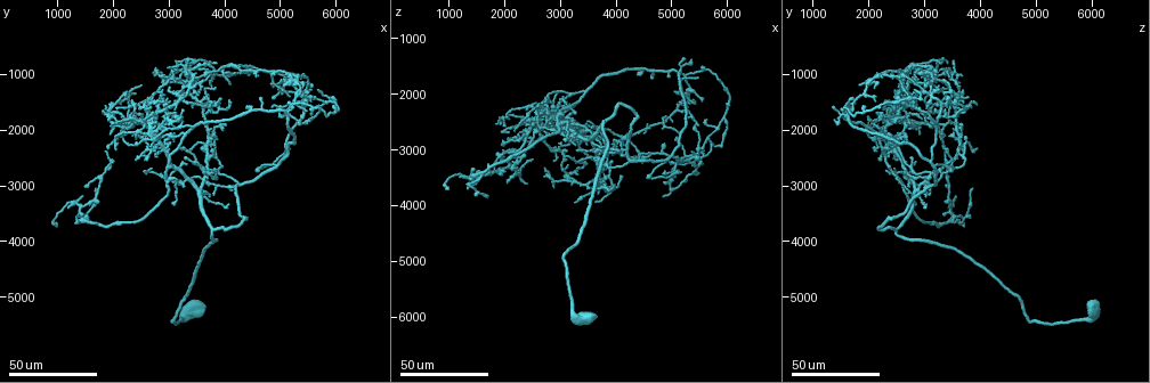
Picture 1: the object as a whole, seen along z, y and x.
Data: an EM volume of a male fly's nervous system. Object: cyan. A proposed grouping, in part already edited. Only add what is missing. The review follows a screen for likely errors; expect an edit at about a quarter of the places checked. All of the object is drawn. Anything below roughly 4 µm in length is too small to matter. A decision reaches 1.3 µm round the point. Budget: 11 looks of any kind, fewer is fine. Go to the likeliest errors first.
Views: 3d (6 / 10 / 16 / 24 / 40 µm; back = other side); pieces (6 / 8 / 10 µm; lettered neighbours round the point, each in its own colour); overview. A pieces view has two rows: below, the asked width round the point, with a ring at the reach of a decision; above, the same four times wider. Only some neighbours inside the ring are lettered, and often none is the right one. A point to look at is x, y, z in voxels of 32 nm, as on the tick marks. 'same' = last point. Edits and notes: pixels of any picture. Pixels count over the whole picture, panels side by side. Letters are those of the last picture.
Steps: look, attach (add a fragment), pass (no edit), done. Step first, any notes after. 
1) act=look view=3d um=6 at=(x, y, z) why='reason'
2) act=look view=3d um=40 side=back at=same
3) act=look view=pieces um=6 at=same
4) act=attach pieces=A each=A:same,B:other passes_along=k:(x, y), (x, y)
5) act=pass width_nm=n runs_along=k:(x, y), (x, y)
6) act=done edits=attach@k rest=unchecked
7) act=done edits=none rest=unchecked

act=look view=3d um=40 at=(1450, 3200, 3550) why='free end'

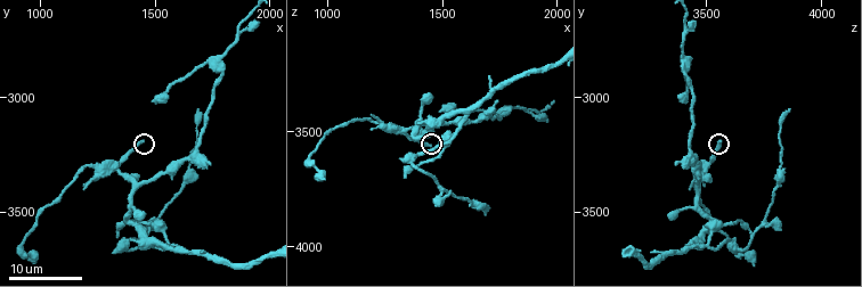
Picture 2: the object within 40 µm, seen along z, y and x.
act=look view=pieces um=10 at=(1450, 3200, 3560)

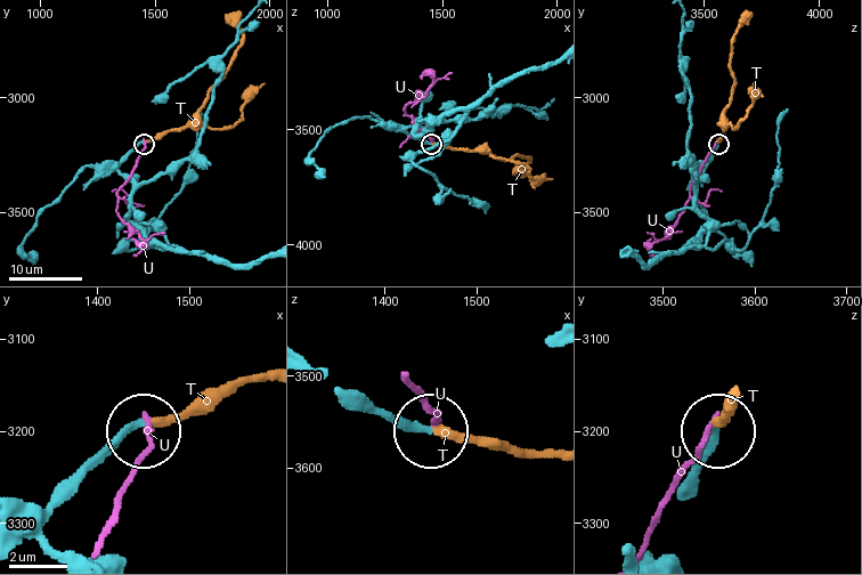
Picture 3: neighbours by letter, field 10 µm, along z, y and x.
act=attach pieces=T each=T:same,U:other passes_along=3:(124, 160), (143, 142), (183, 128), (232, 58) found='the neuron continues'

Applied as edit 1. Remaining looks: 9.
act=look view=overview why='redraw'

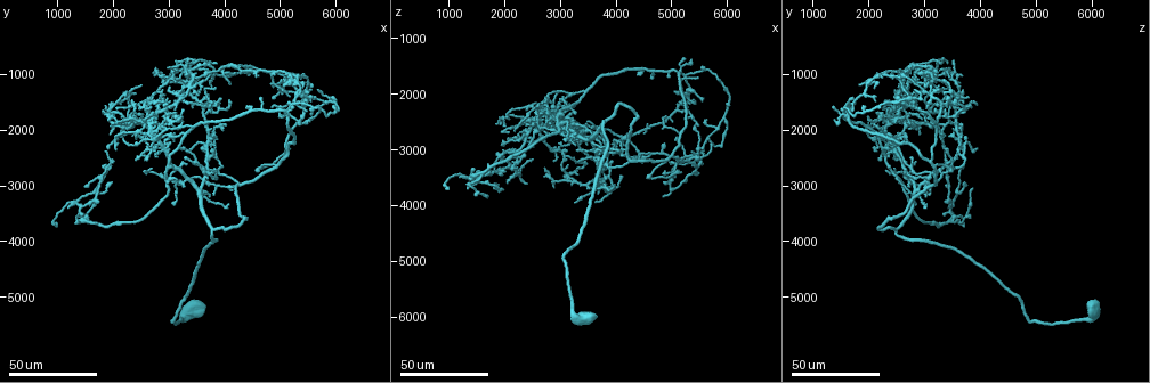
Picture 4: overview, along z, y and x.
act=look view=3d um=24 at=(5150, 1150, 1850)

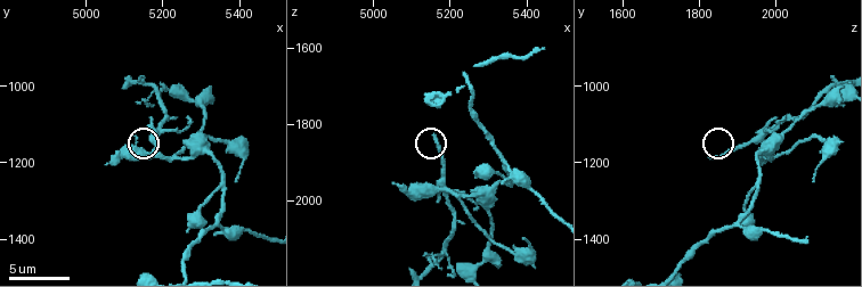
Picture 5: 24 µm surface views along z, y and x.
act=look view=pieces um=8 at=(5160, 1185, 1830)

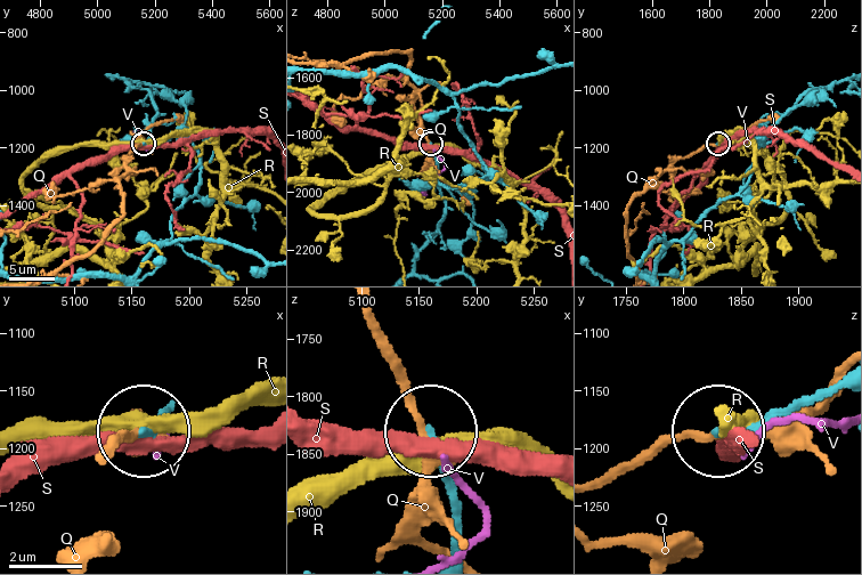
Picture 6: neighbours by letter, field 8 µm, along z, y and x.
act=pass each=Q:other,R:other,S:other,V:other runs_along=6:(842, 382), (716, 431) found='no lettered fragment goes on from it'

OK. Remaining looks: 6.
act=look view=3d um=40 at=(5550, 1700, 3000) why='long arm stops here'

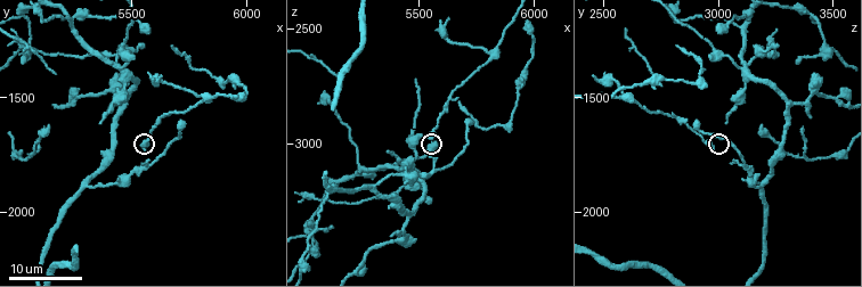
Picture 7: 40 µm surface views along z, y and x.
act=look view=pieces um=8 at=(5560, 1730, 2970)

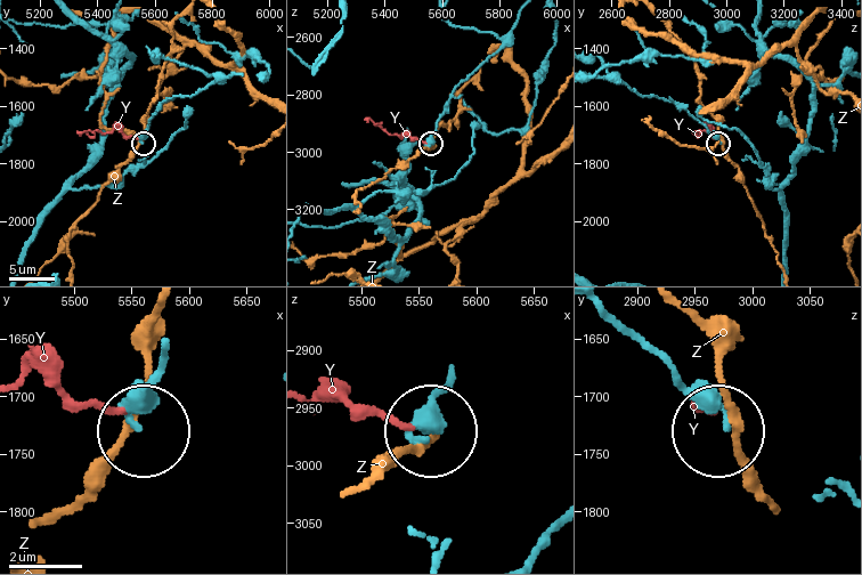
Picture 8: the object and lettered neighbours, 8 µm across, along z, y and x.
act=pass each=Y:other,Z:other found='none of them fits'

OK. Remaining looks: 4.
act=look view=3d um=40 at=(3750, 2450, 3550) why='free end'

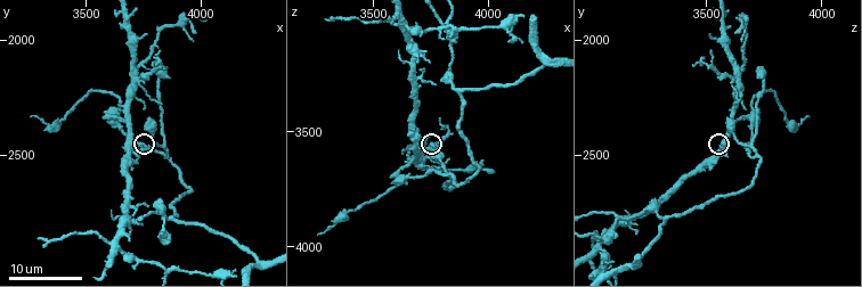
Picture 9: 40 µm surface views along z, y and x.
act=look view=pieces um=10 at=(3770, 2460, 3560) why='see the neighbours'

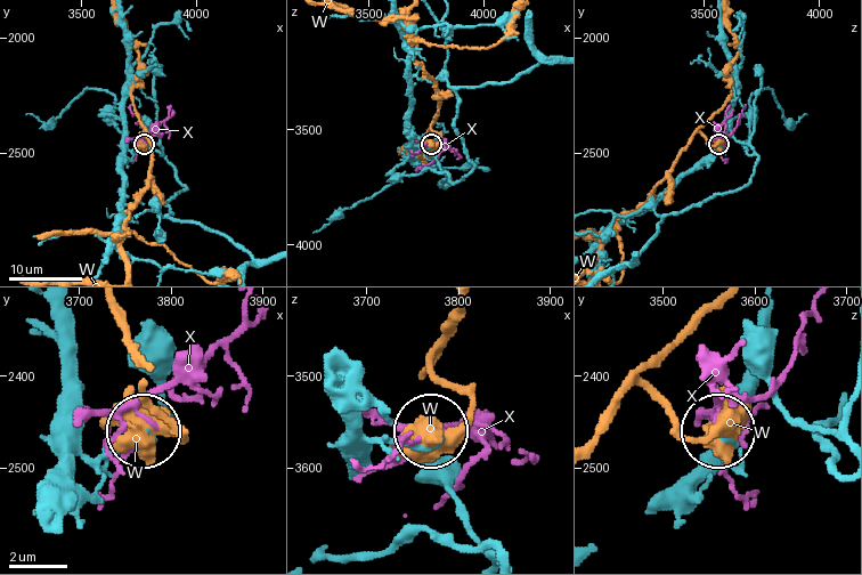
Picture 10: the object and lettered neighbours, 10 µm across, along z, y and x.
act=pass width_nm=110 each=W:other,X:other found='no lettered fragment goes on from it'

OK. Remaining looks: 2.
act=done edits=attach@3 rest=unchecked

